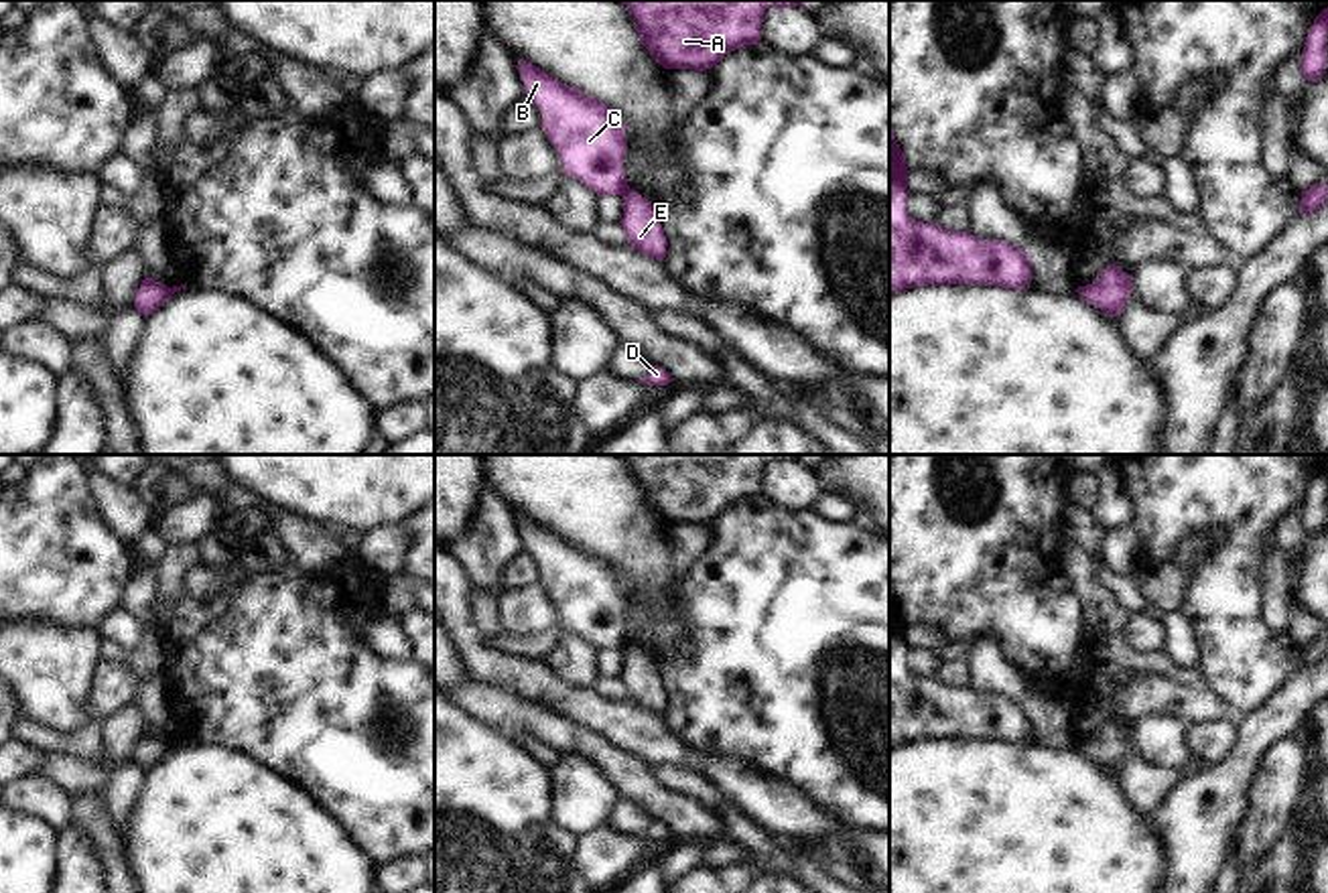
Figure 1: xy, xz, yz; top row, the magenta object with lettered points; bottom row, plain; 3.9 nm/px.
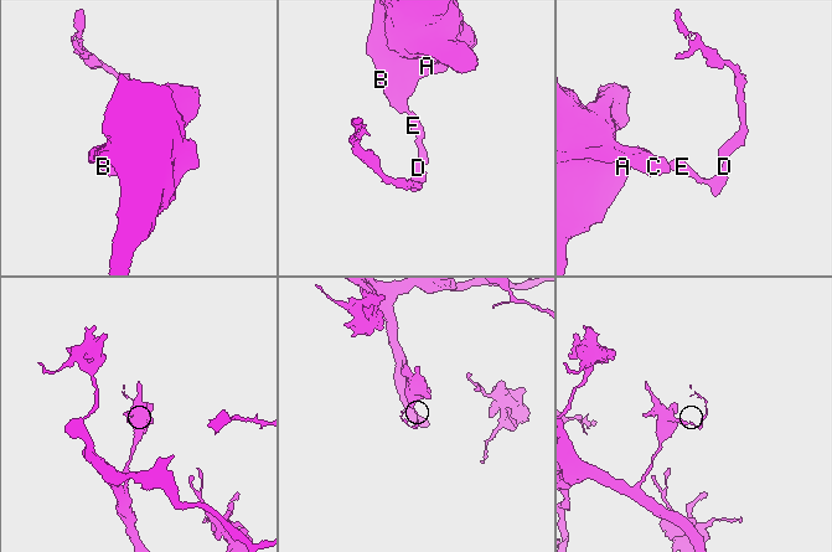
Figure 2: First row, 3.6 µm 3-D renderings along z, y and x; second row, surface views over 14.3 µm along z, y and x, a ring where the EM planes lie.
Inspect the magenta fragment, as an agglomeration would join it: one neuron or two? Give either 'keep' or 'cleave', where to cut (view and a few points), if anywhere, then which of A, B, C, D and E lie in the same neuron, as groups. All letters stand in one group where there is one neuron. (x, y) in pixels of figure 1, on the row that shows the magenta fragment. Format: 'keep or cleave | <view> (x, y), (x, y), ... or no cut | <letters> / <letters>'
cleave | xz (628, 187), (622, 193) | A B C / D E

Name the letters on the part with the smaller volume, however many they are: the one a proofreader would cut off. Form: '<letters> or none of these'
D, E

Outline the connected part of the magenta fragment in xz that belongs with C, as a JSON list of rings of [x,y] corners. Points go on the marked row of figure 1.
[[[518,61],[518,73],[542,112],[542,130],[562,160],[562,173],[579,179],[599,197],[623,195],[627,148],[625,124],[607,104],[560,83],[530,61]]]

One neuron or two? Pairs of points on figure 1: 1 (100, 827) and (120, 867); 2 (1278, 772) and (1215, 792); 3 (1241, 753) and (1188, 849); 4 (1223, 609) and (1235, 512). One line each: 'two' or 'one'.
1: one
2: two
3: one
4: one

